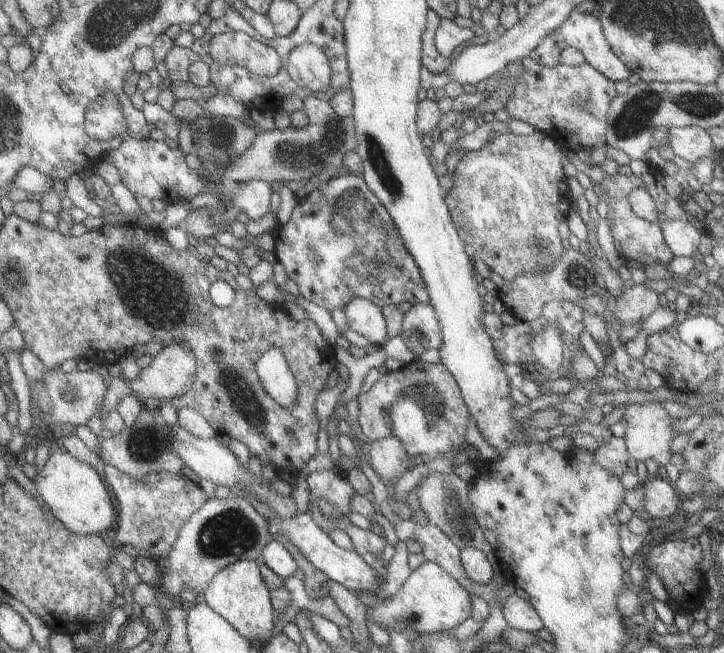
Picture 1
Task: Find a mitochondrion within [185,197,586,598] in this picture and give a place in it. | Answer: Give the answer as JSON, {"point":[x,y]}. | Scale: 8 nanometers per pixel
{"point":[228,533]}

